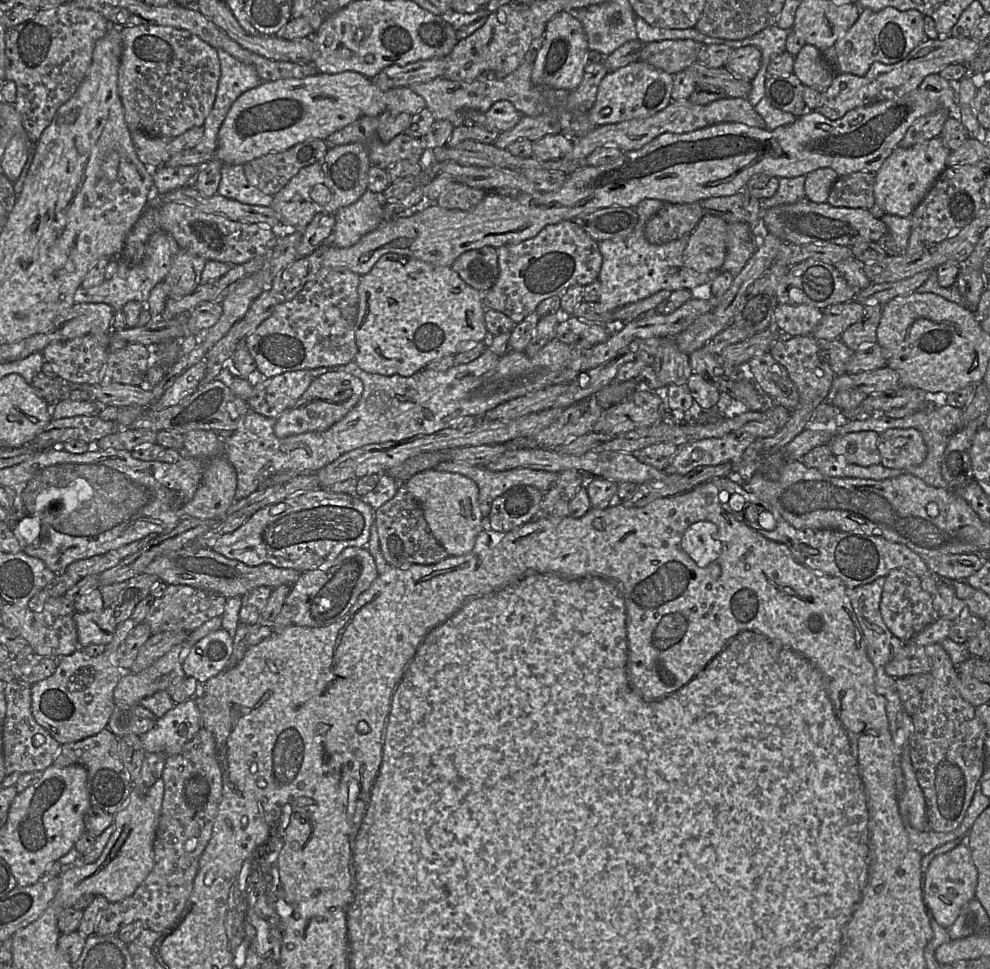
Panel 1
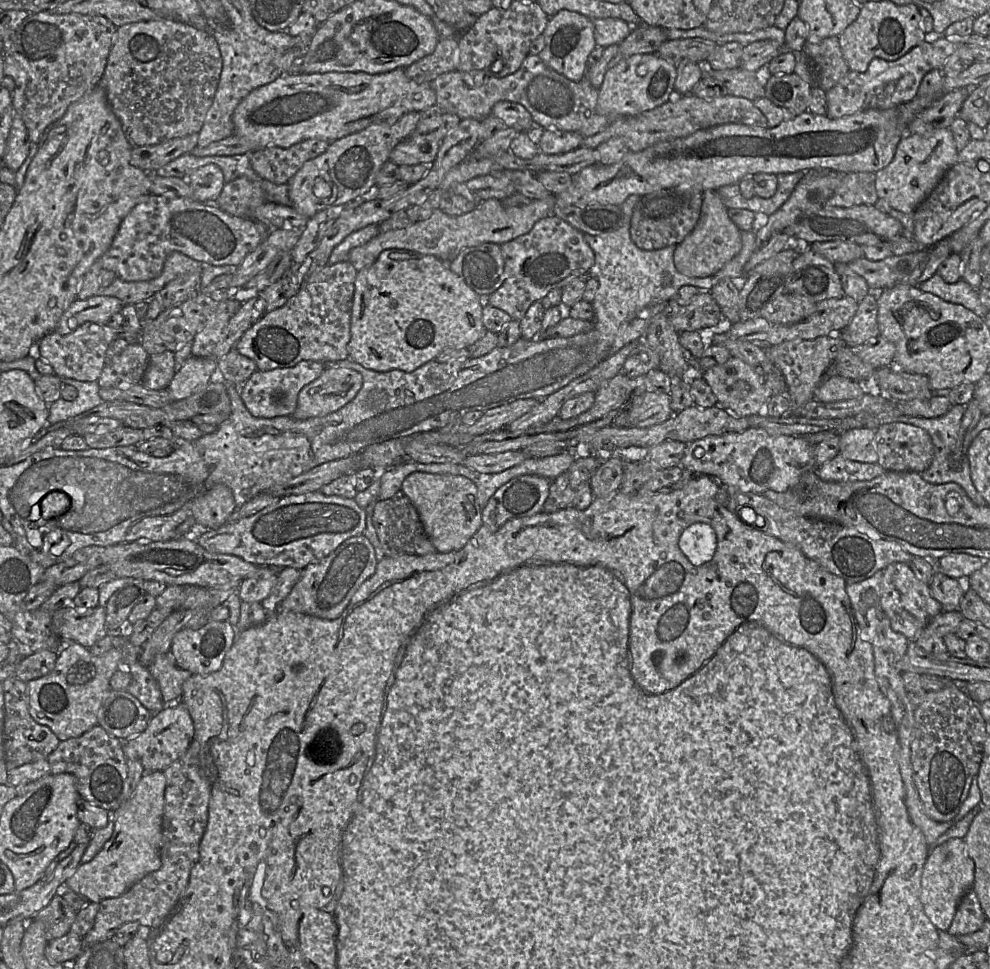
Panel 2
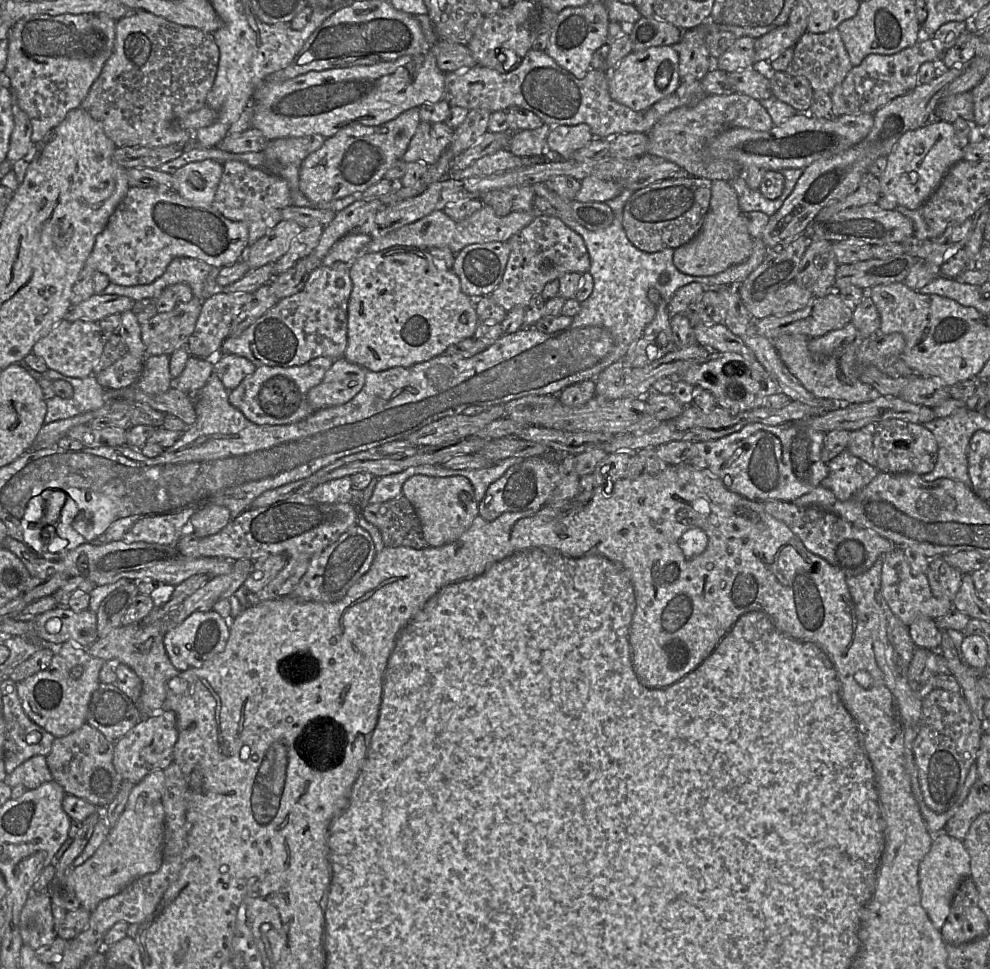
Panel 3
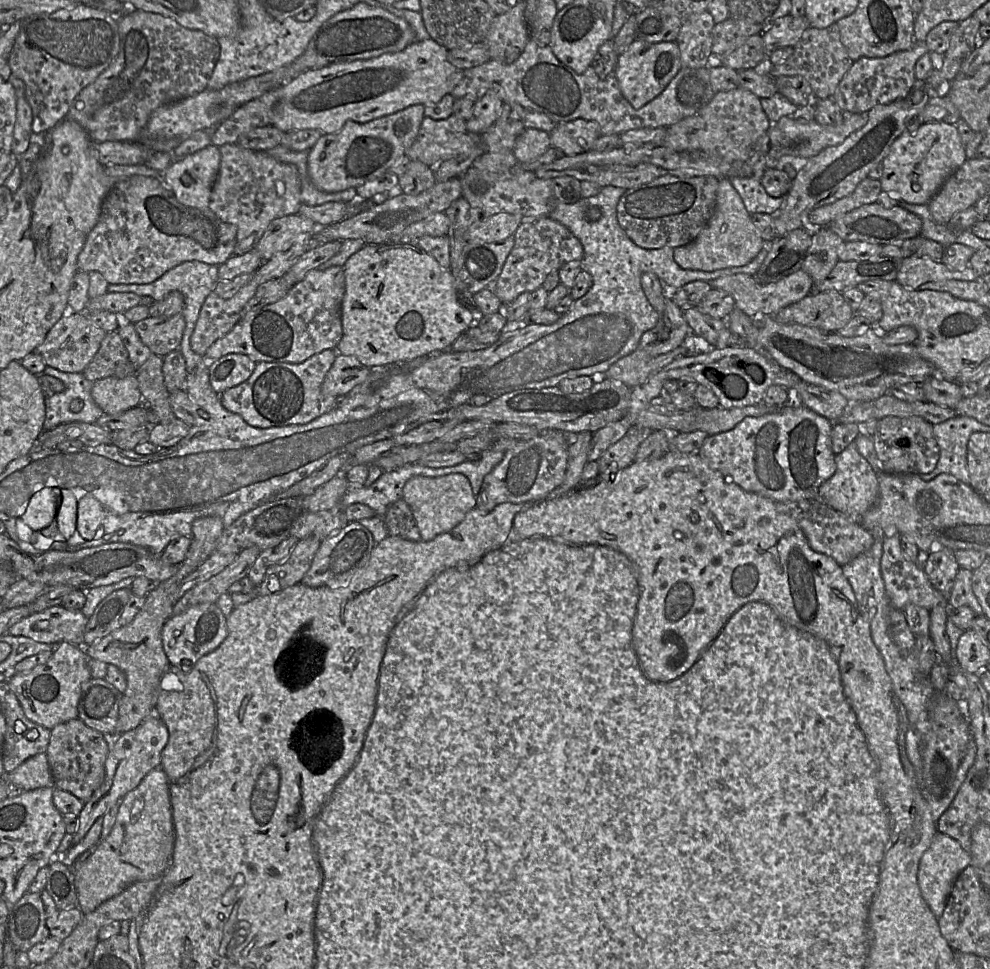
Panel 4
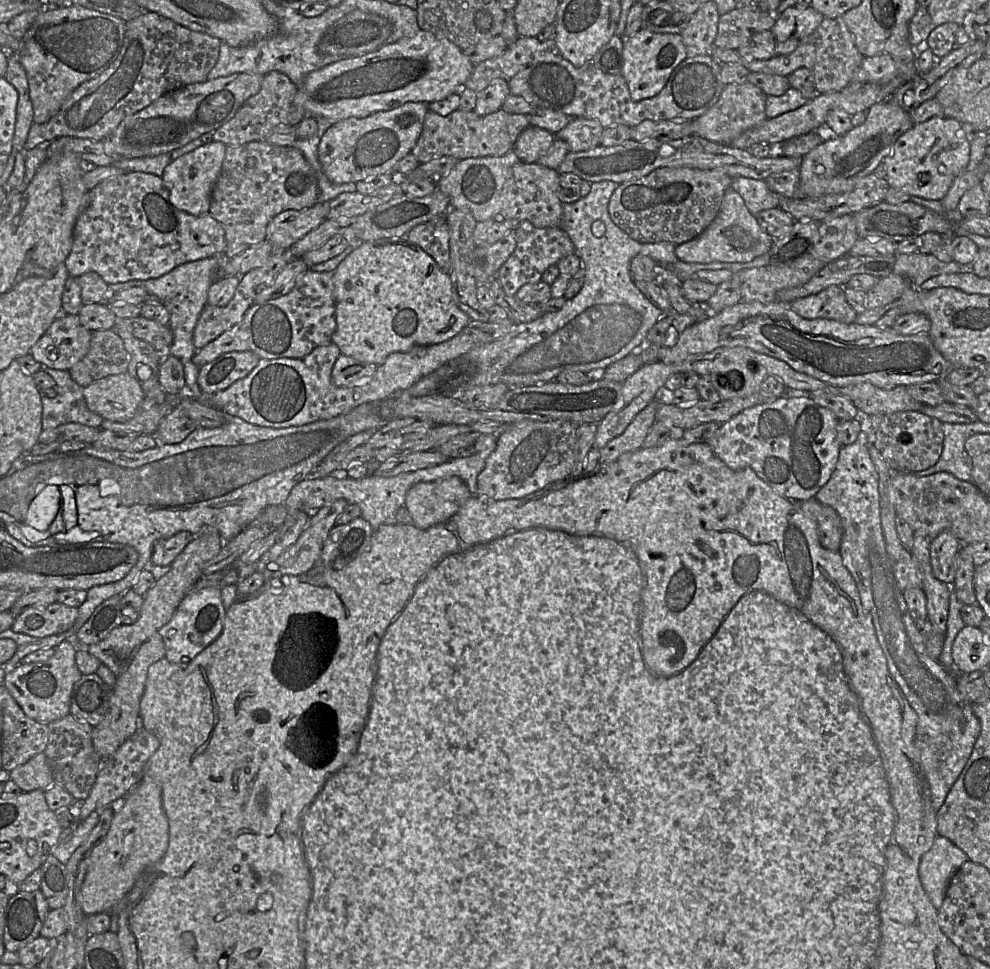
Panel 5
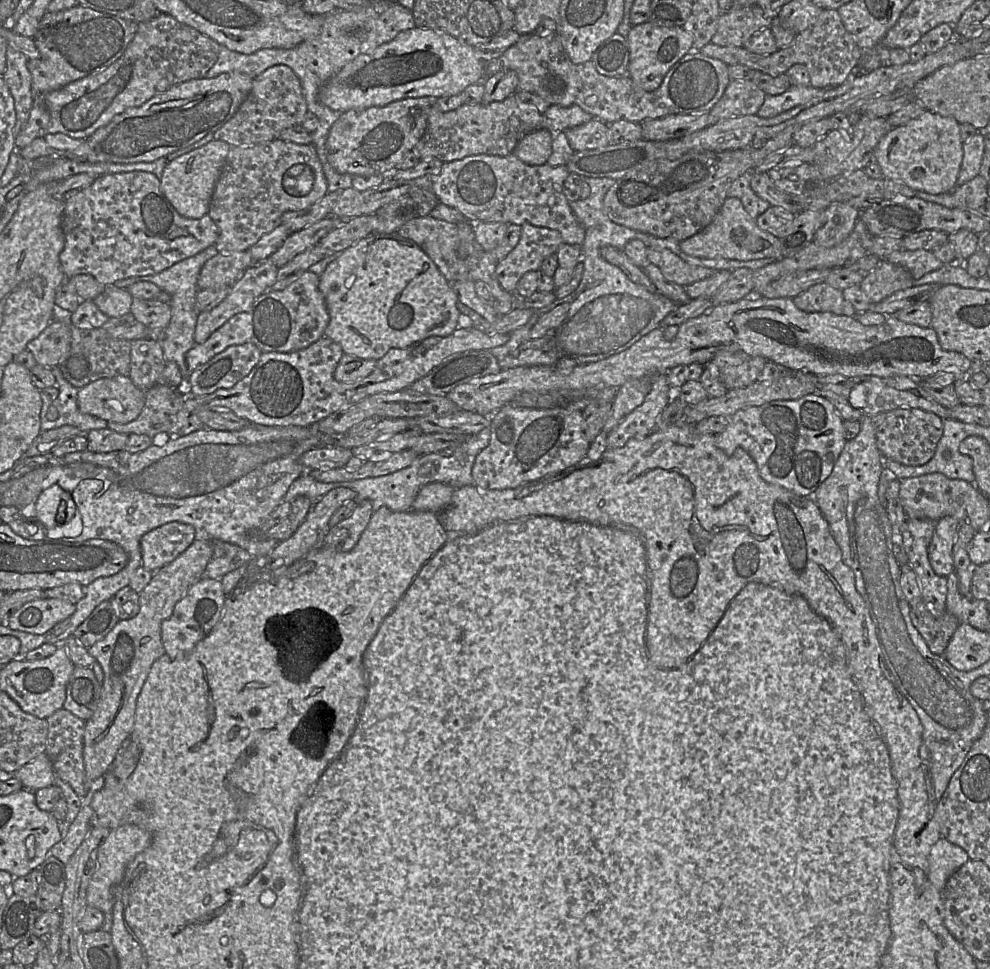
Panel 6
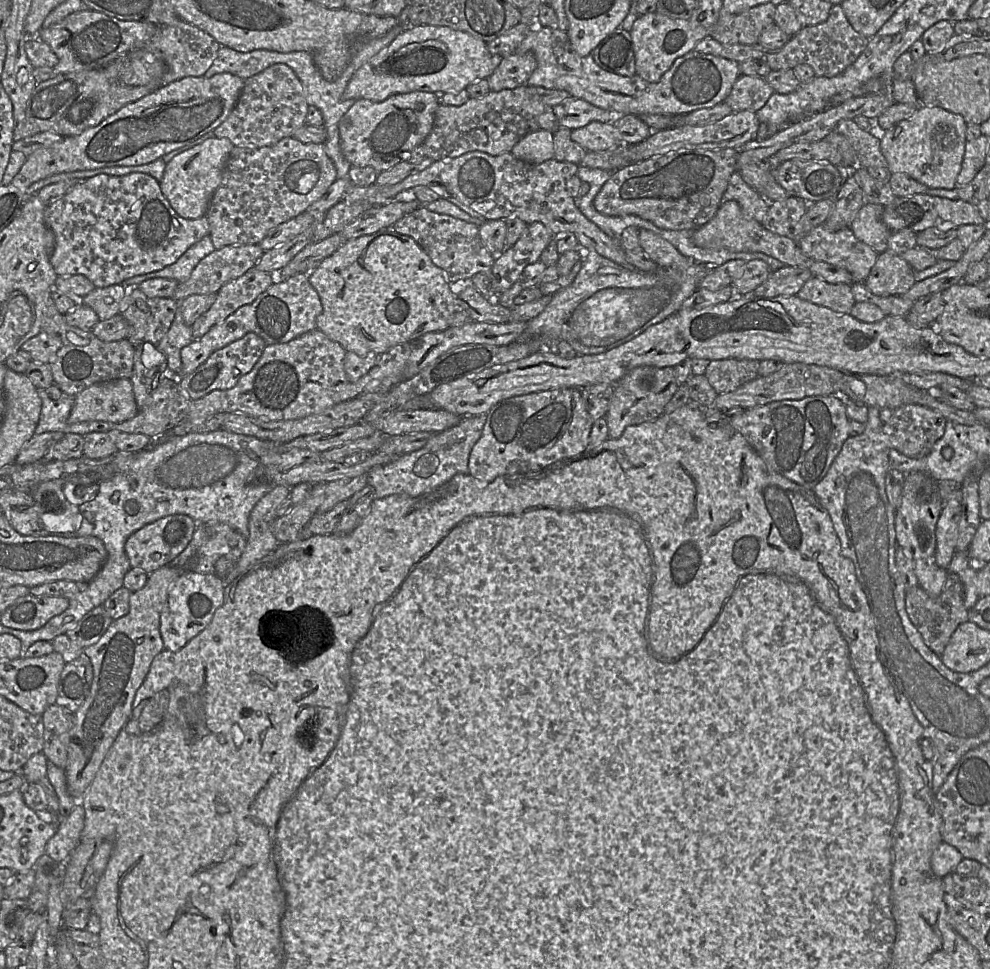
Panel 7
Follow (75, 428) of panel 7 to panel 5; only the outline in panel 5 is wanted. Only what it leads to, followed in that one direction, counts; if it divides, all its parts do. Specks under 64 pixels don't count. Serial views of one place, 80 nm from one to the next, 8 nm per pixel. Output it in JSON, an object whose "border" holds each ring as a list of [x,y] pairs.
{"border":[[[42,367],[56,382],[56,396],[48,398],[40,394],[42,401],[42,429],[52,429],[61,424],[80,423],[89,427],[101,428],[103,418],[87,408],[83,397],[84,387],[77,384],[71,377],[68,370],[57,370],[49,367]]]}

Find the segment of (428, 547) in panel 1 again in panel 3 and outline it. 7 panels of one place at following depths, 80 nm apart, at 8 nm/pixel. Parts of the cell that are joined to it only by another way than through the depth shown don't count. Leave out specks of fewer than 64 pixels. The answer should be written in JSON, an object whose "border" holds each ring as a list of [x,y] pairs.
{"border":[[[402,494],[384,503],[363,506],[359,514],[379,529],[386,547],[429,547],[414,507]]]}

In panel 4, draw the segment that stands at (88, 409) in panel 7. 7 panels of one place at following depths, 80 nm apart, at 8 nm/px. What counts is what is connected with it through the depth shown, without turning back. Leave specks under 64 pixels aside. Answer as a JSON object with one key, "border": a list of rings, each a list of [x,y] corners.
{"border":[[[128,375],[124,378],[110,376],[97,380],[93,383],[91,395],[103,413],[108,415],[120,414],[143,403],[136,375]]]}

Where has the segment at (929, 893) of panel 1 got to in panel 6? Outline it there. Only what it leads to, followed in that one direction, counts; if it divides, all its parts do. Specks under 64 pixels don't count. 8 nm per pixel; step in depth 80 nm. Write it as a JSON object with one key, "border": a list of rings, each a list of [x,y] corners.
{"border":[[[941,837],[932,846],[929,854],[929,881],[943,894],[948,879],[969,859],[963,848]]]}

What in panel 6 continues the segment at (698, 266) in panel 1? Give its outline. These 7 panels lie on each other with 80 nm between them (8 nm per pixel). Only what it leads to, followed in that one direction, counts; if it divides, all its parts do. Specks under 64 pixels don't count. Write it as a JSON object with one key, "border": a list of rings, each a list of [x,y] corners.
{"border":[[[727,197],[714,220],[703,230],[680,242],[681,250],[698,258],[725,258],[750,261],[763,258],[783,259],[782,240],[766,232],[745,210],[741,200]]]}

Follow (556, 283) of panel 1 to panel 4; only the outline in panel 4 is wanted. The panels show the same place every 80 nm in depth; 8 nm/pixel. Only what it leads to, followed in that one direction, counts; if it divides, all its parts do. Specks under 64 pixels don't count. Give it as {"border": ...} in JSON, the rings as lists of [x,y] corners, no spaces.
{"border":[[[549,216],[524,219],[513,236],[513,248],[493,286],[494,293],[504,305],[513,302],[524,292],[531,293],[543,286],[547,275],[558,271],[564,264],[583,258],[581,242],[565,226]]]}

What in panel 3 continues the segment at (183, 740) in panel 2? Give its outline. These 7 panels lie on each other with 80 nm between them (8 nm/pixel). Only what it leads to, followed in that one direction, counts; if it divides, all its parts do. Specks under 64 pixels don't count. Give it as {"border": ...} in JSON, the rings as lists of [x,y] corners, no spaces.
{"border":[[[162,709],[144,718],[127,734],[115,741],[113,765],[123,780],[138,784],[145,776],[166,769],[174,760],[174,747],[178,740],[177,719],[173,711]]]}

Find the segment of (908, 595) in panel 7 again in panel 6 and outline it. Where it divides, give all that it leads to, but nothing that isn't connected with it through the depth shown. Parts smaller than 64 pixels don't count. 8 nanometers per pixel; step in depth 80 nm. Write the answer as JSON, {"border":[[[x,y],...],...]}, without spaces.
{"border":[[[923,600],[910,606],[910,618],[925,640],[929,650],[935,655],[943,655],[946,647],[959,626],[959,620],[946,611],[942,616],[933,616]]]}

